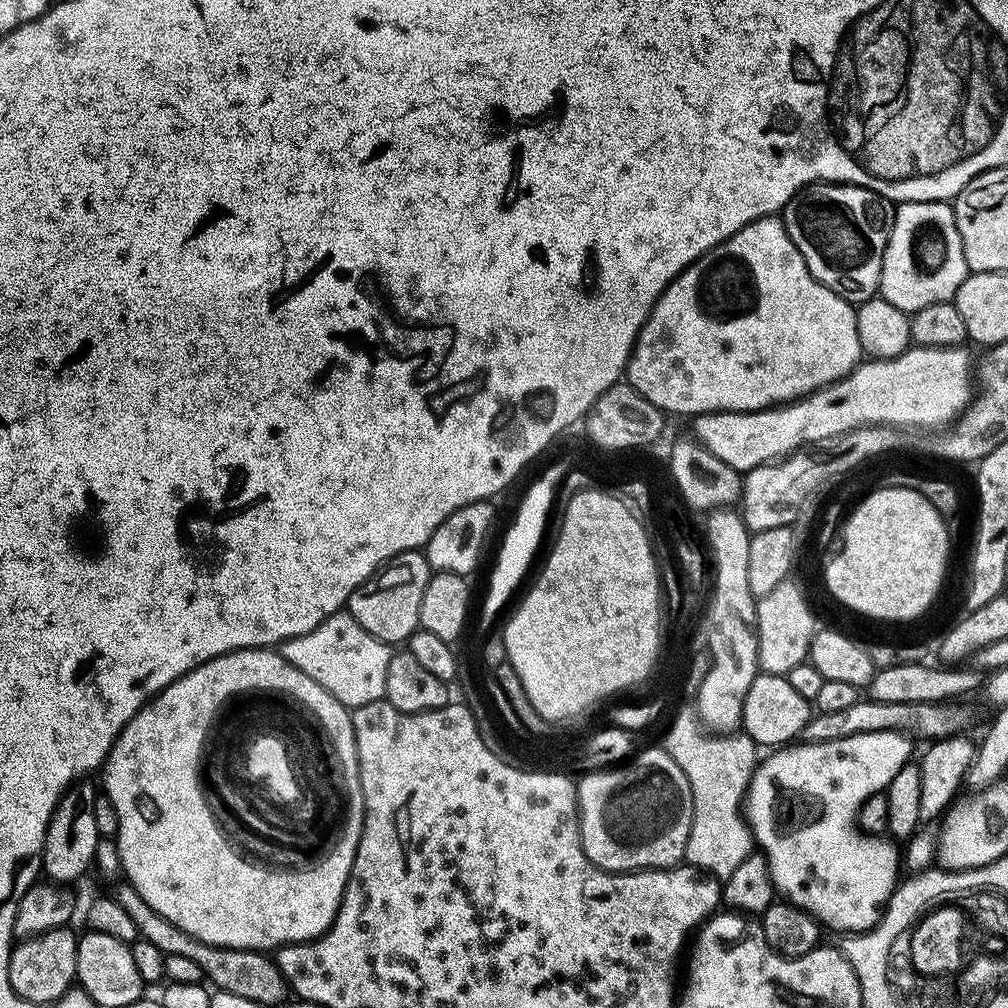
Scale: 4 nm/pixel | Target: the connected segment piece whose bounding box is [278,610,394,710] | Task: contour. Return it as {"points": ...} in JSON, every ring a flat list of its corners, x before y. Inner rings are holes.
{"points":[[347,610,335,612,333,616,314,626,310,634,285,640,279,645,278,651,282,658,286,658,286,662,290,662,290,666,314,678,318,686,338,698,338,702,349,710,384,699,386,669,394,655,393,649,374,638,374,634,362,630,362,626,358,626,356,619]]}

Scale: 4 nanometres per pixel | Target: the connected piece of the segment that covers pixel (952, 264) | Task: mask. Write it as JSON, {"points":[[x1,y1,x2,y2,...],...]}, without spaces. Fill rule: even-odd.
{"points":[[909,200,895,209,880,275,879,295,883,300,911,314,922,310,922,306,952,300,968,275,962,234,958,234,956,210,951,203]]}

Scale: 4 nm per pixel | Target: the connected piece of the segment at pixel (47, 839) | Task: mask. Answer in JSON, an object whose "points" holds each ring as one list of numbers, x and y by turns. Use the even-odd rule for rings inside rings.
{"points":[[85,778,79,782,73,783,72,787,64,793,64,797,58,802,54,814,48,823,48,829,44,835,44,854,42,857,42,872,51,883,61,886,75,885,75,880,80,880,93,867,95,850,101,838,97,823,94,822,94,802,98,795,98,788,92,785,91,779]]}

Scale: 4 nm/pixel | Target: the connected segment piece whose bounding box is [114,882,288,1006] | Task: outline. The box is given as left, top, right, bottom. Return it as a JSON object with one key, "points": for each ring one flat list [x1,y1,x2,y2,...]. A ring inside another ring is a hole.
{"points":[[120,883,115,885,117,888,114,900,118,906,126,910,131,921,134,922,139,932,139,939,154,942,154,946,158,946,158,950,162,950,167,956,179,954,184,958,193,959,204,972,205,979,209,983,211,981,217,991,235,994,240,998,249,998,250,1001,256,1001,262,1006,278,1004,285,996,287,999,288,987,284,976,277,970,275,961,269,955,257,949,214,947,212,944,202,942,186,934,186,930,174,926,174,922,162,918,162,914,158,914,158,910,154,910,150,902,146,902,132,884]]}

